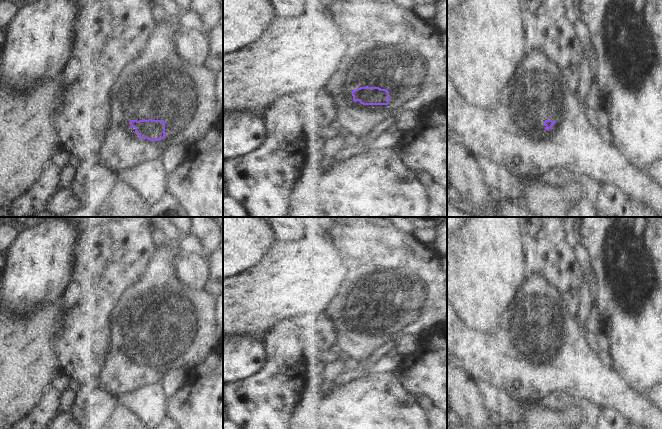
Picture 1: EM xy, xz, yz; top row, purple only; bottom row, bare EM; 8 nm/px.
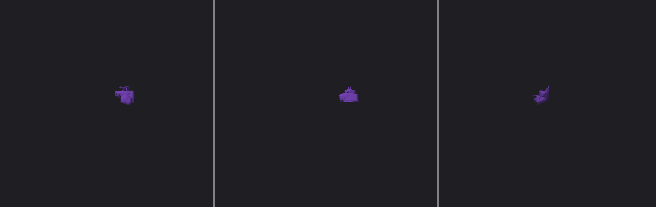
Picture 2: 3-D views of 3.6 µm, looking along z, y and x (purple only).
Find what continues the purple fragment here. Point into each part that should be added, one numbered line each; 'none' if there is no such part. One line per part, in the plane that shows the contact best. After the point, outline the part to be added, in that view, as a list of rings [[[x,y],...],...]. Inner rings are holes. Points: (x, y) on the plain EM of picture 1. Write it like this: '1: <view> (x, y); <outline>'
1: xy (160, 309); [[[184,237],[176,240],[166,238],[162,245],[158,246],[155,256],[145,275],[139,282],[129,288],[118,303],[114,311],[113,335],[111,349],[107,363],[101,377],[101,387],[116,397],[138,391],[146,386],[162,383],[164,378],[173,370],[186,369],[191,371],[221,346],[223,331],[219,325],[219,313],[217,309],[218,297],[208,288],[194,290],[187,286],[178,276],[174,259],[181,254],[181,242]],[[131,344],[164,344],[165,362],[158,365],[150,365],[140,362],[131,351]]]

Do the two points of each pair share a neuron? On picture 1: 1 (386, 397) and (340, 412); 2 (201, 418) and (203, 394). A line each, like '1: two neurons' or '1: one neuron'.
1: one neuron
2: one neuron

